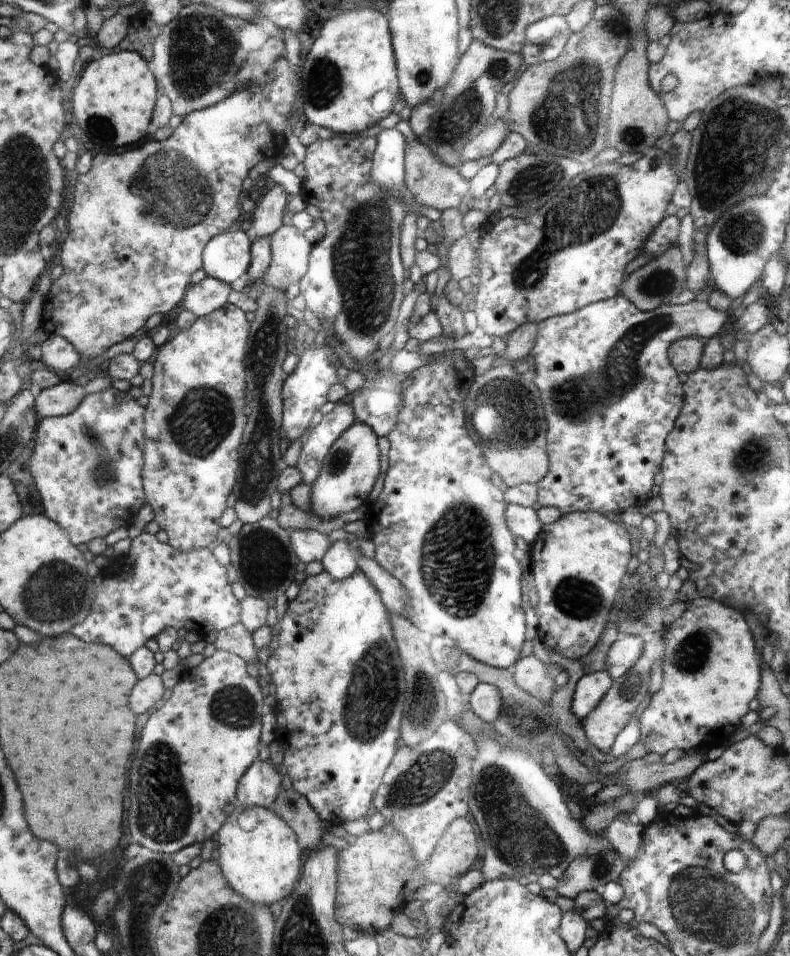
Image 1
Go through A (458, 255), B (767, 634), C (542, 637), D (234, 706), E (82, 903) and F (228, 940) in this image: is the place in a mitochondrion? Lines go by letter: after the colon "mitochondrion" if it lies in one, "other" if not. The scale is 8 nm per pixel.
A: other
B: other
C: other
D: mitochondrion
E: other
F: mitochondrion

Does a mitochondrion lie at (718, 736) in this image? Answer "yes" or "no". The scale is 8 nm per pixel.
no

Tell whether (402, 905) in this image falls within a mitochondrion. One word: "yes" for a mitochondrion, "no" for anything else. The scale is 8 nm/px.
no

